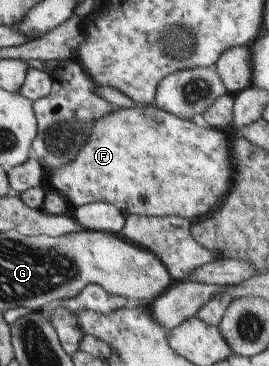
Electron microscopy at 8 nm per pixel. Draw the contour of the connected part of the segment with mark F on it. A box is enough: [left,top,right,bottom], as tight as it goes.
[49,104,232,221]

